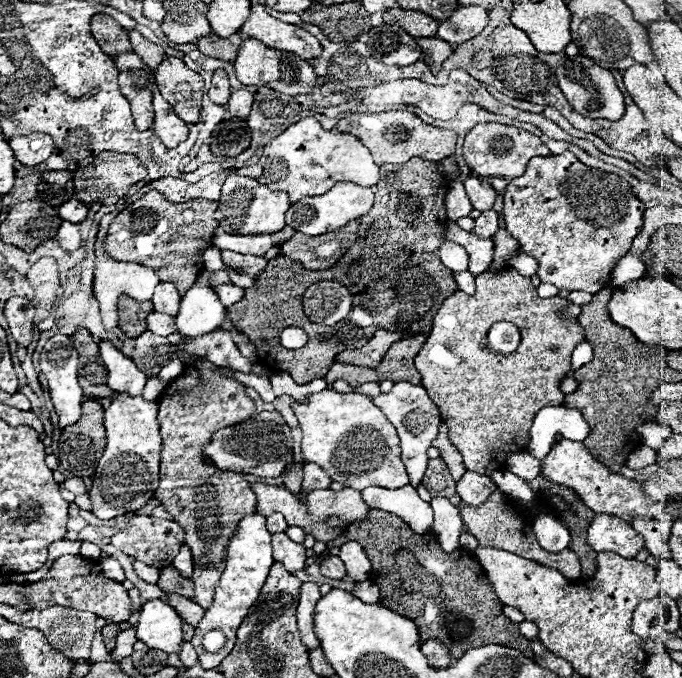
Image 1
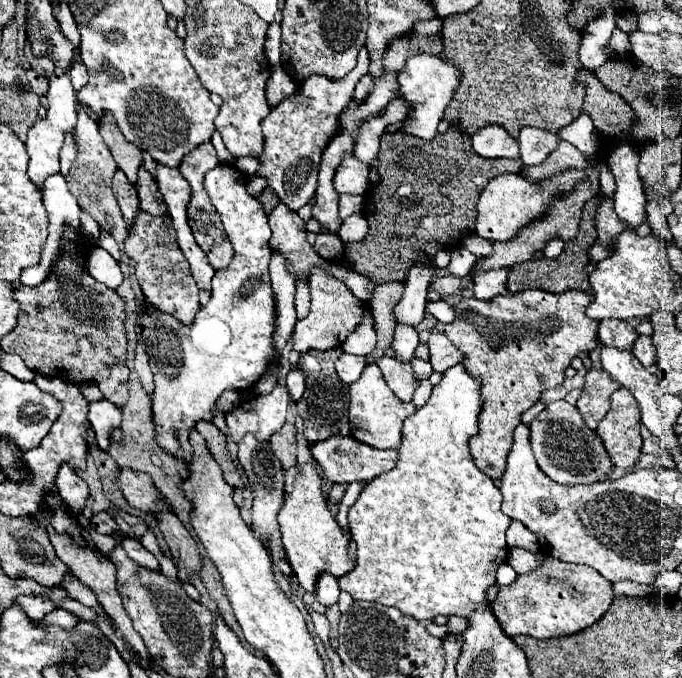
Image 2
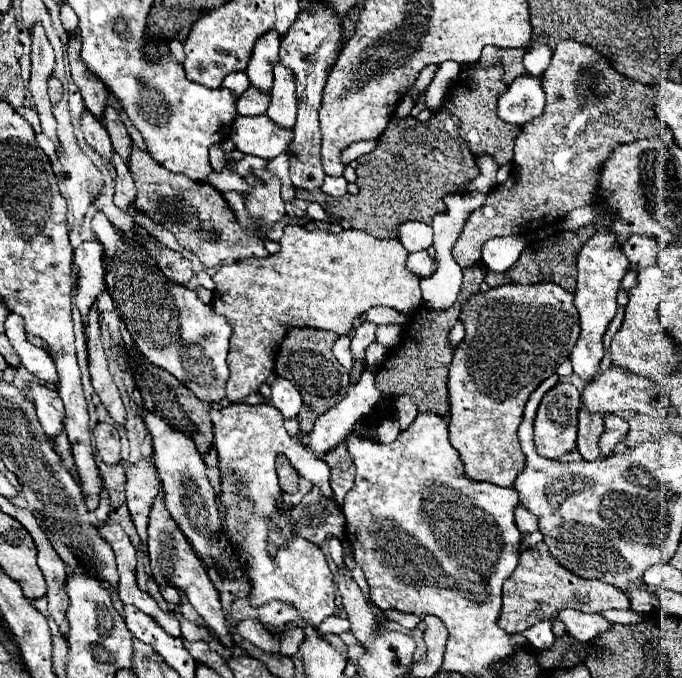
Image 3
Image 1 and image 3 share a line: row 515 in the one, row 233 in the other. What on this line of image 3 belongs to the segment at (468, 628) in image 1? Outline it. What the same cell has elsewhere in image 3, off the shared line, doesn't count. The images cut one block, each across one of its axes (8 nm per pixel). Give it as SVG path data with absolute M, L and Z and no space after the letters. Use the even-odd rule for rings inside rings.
M440 108L428 122L408 116L388 124L376 150L358 158L358 194L344 194L336 198L336 202L328 202L322 190L296 190L296 198L318 202L326 212L330 210L352 228L364 230L376 238L394 238L396 224L400 222L420 220L432 224L432 216L444 210L444 196L454 192L462 194L464 186L478 174L480 168L458 134L458 120L452 112Z

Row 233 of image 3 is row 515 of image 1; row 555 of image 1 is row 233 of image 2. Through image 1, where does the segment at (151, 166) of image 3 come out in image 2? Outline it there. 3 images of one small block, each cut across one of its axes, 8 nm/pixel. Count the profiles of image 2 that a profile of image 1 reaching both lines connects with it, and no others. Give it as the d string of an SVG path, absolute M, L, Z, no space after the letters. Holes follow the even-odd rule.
M198 188L192 192L190 204L188 204L188 224L192 228L192 234L198 246L206 252L210 266L216 272L226 270L228 264L232 262L234 248L226 238L220 216L212 206L212 202L208 200L208 194L204 192L204 188Z

